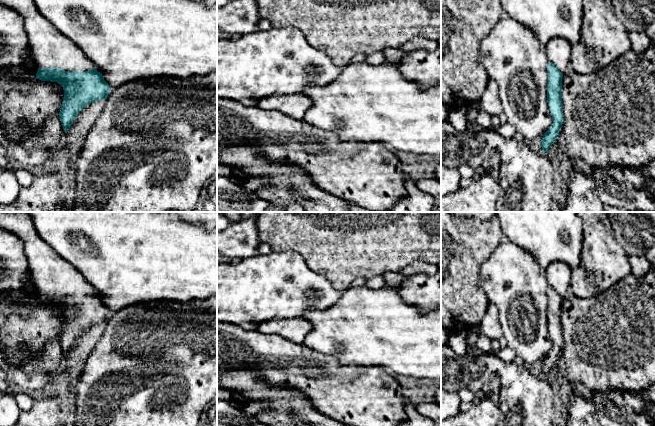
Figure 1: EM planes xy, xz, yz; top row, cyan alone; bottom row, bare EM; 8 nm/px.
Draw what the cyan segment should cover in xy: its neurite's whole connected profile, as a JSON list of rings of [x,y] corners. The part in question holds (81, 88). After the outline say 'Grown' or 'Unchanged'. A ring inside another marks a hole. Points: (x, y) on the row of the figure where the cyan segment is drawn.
[[[0,0],[0,4],[17,11],[24,19],[25,31],[33,54],[33,60],[39,67],[36,78],[41,81],[57,82],[63,87],[64,97],[59,119],[65,133],[68,132],[78,113],[93,102],[105,100],[111,90],[102,73],[86,58],[81,49],[66,36],[63,36],[43,17],[34,0]]]. Grown

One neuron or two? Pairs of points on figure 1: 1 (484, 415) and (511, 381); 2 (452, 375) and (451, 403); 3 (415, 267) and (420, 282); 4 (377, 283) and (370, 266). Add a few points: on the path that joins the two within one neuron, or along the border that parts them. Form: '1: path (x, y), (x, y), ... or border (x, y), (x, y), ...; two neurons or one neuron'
1: border (497, 405), (503, 415); two neurons
2: border (451, 391), (457, 393); two neurons
3: border (430, 275), (410, 274), (405, 277); two neurons
4: border (381, 274), (367, 279); two neurons

